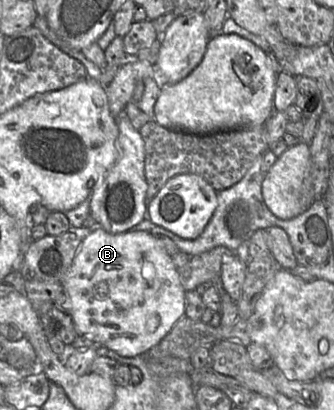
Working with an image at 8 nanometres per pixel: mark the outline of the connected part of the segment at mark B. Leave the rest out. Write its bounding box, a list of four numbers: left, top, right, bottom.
[62,227,187,357]

